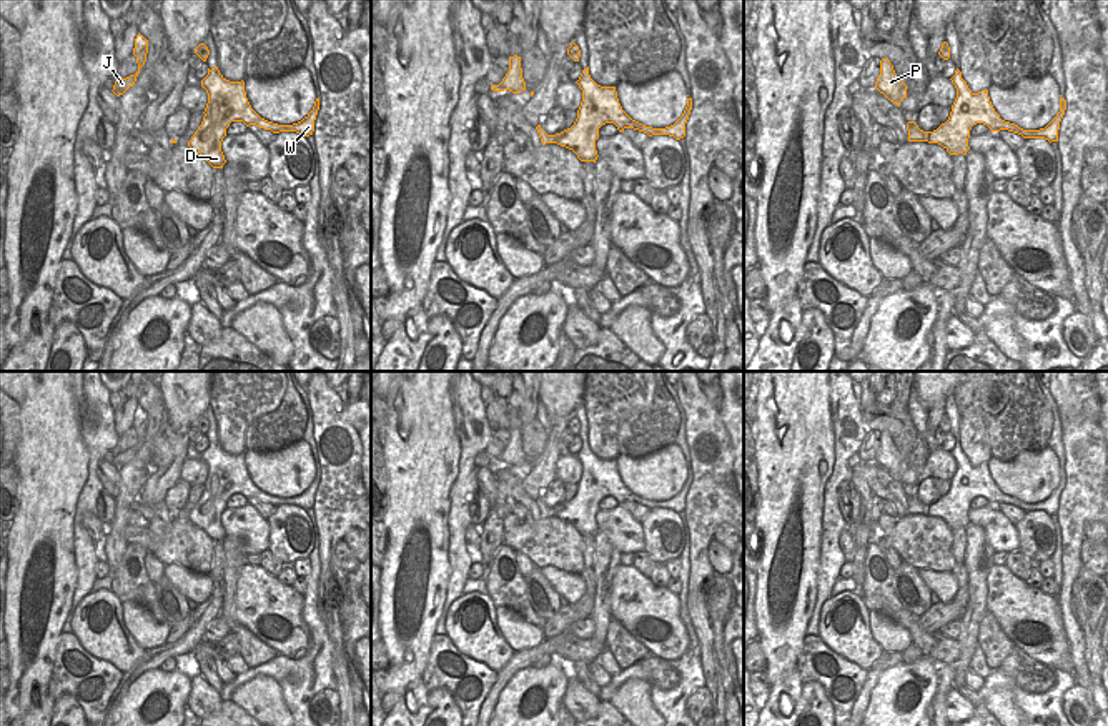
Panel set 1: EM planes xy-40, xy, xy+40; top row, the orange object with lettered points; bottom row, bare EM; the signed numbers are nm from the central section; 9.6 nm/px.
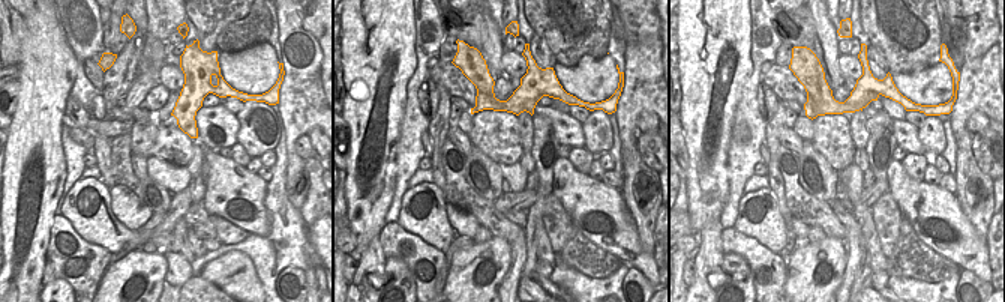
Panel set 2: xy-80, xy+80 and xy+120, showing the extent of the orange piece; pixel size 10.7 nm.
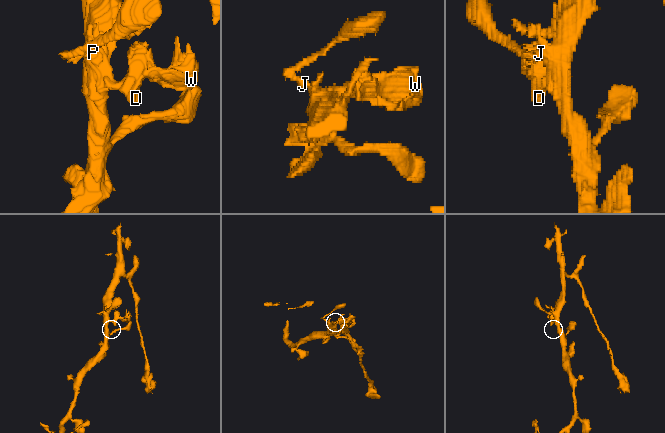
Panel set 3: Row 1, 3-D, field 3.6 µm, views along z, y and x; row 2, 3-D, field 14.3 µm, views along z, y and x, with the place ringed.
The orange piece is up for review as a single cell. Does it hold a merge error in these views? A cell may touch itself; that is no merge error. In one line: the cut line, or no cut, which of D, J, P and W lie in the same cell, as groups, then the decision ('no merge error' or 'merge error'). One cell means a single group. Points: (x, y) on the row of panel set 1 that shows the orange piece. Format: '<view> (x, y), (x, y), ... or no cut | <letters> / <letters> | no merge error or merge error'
no cut | D J P W | no merge error

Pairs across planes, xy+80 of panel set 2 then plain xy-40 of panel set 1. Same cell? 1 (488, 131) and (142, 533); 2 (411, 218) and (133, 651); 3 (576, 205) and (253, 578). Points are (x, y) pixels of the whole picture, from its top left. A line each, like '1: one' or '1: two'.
1: one
2: one
3: one

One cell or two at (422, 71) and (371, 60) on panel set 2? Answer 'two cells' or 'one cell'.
two cells

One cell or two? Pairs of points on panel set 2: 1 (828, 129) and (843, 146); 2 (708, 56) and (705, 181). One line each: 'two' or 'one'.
1: one
2: one

